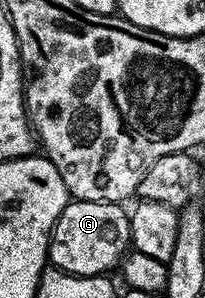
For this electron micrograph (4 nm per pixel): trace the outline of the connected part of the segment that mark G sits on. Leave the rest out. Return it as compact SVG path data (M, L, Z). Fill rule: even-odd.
M71 199L50 233L48 260L73 276L106 276L117 269L131 251L130 212L122 204Z

